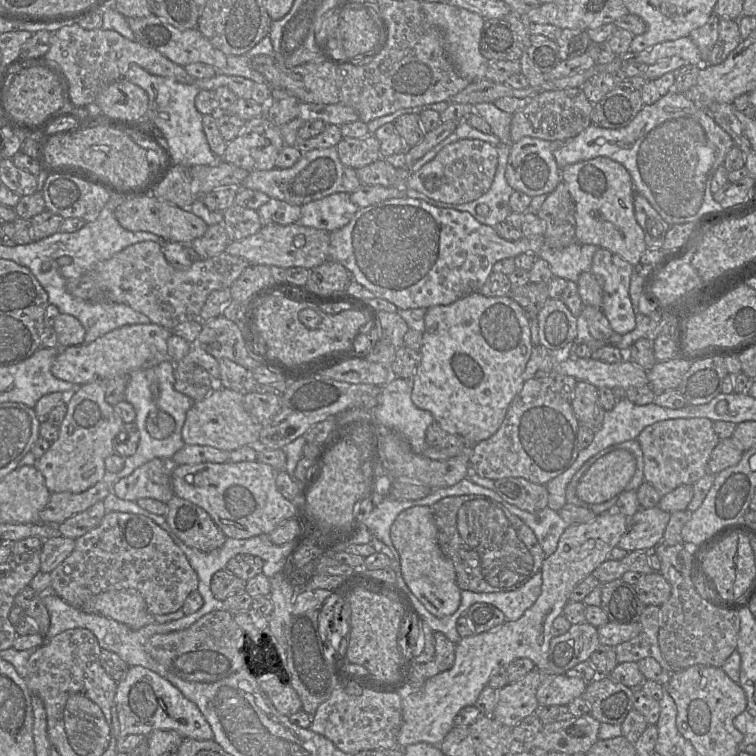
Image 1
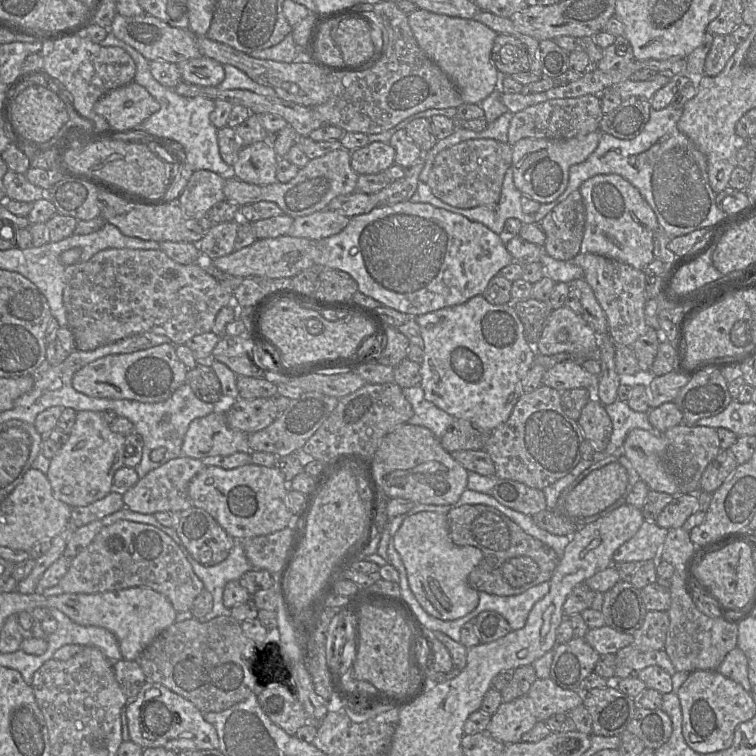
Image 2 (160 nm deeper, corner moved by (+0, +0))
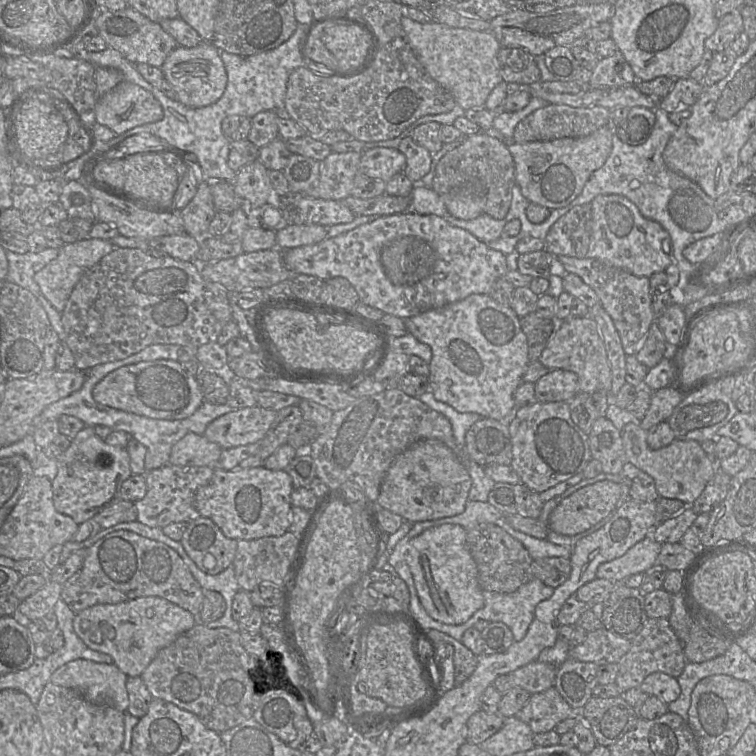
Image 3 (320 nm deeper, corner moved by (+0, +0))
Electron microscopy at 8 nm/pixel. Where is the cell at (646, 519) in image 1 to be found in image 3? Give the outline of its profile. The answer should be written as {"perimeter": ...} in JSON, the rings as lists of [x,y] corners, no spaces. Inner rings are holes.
{"perimeter":[[[651,535],[631,547],[624,555],[601,564],[596,577],[613,582],[623,580],[634,574],[644,574],[658,562],[662,544]]]}

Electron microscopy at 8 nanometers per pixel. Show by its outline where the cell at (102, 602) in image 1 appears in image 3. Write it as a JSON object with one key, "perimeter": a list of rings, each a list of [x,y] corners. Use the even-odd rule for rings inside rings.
{"perimeter":[[[158,596],[138,597],[117,604],[97,604],[75,614],[73,628],[92,650],[110,655],[128,677],[141,676],[164,647],[196,624],[192,613]]]}

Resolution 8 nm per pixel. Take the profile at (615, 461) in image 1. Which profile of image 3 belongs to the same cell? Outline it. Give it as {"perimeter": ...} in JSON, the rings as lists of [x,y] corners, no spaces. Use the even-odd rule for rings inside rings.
{"perimeter":[[[610,480],[598,481],[577,490],[553,510],[550,528],[561,535],[582,533],[617,511],[621,486]]]}

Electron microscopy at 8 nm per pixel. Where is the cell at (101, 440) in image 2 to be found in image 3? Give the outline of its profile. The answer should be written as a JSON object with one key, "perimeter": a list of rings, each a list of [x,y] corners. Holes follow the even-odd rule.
{"perimeter":[[[86,425],[71,445],[57,458],[58,471],[52,482],[53,503],[58,512],[71,517],[78,525],[121,499],[121,486],[131,475],[130,456],[125,448],[111,446],[98,437],[94,426]]]}

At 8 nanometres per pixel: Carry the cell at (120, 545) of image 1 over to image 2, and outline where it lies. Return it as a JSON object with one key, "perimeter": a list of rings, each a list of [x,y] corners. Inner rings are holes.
{"perimeter":[[[118,520],[103,526],[93,541],[71,560],[69,570],[59,585],[64,593],[73,594],[95,594],[131,587],[148,587],[164,595],[177,612],[190,611],[195,598],[204,589],[203,582],[169,535],[150,524],[128,520]]]}

